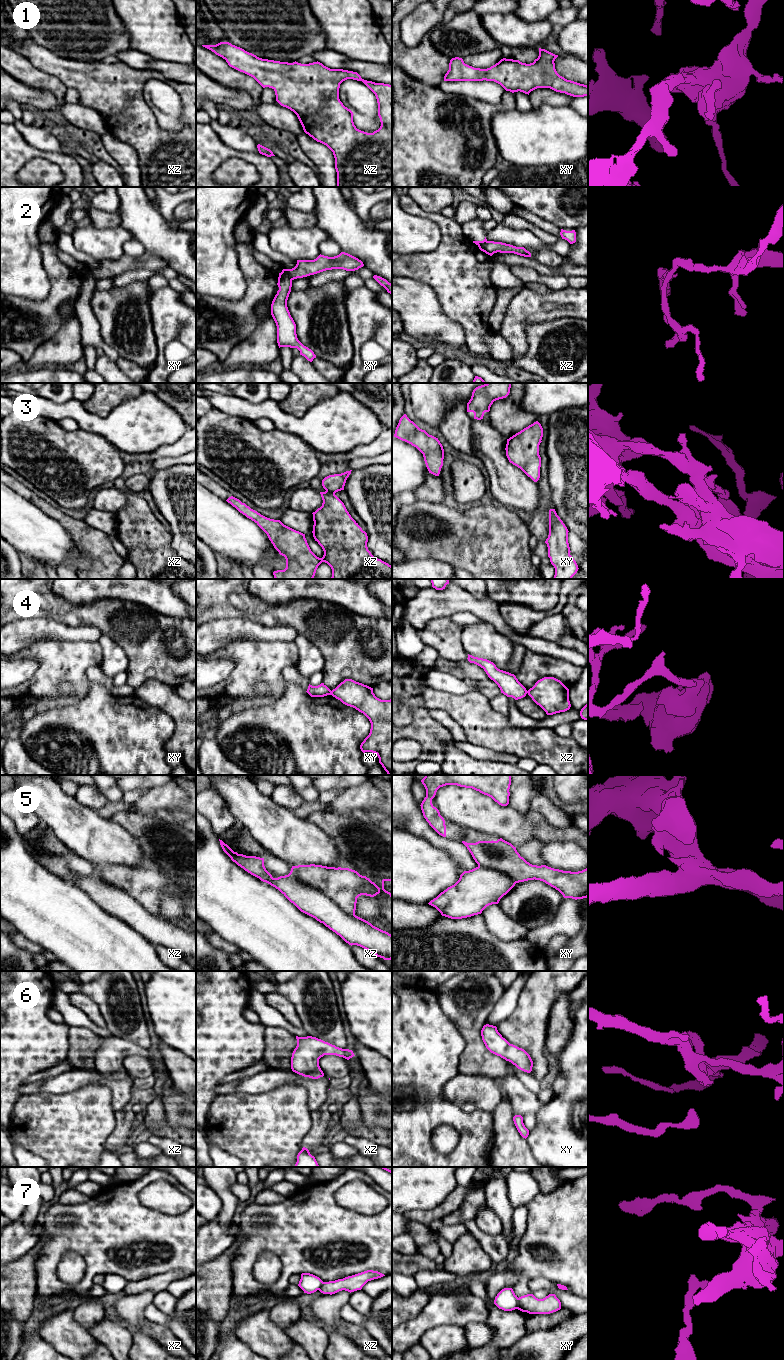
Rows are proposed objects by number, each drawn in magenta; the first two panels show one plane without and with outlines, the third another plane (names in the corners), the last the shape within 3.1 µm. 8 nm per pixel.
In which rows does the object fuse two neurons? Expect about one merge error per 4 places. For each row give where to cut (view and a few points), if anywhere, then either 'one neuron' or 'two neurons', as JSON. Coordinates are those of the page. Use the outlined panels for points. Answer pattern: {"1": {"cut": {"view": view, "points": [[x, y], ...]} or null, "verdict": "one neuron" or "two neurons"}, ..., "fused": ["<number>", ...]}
{"1": {"cut": null, "verdict": "one neuron"}, "2": {"cut": {"view": "xy", "points": [[282, 271], [292, 279]]}, "verdict": "two neurons"}, "3": {"cut": null, "verdict": "one neuron"}, "4": {"cut": {"view": "xy", "points": [[330, 691], [331, 694]]}, "verdict": "two neurons"}, "5": {"cut": {"view": "xz", "points": [[289, 873], [309, 886], [321, 891], [343, 911], [354, 915]]}, "verdict": "two neurons"}, "6": {"cut": null, "verdict": "one neuron"}, "7": {"cut": {"view": "xy", "points": [[517, 1298], [518, 1308]]}, "verdict": "two neurons"}, "fused": ["2", "4", "5", "7"]}

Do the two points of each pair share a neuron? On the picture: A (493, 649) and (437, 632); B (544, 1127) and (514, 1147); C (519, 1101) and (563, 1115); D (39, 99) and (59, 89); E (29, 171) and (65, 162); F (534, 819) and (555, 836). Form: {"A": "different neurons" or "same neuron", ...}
{"A": "different neurons", "B": "different neurons", "C": "different neurons", "D": "different neurons", "E": "different neurons", "F": "same neuron"}

